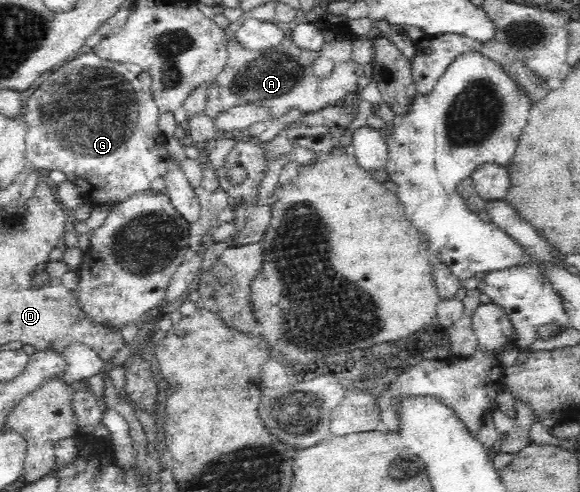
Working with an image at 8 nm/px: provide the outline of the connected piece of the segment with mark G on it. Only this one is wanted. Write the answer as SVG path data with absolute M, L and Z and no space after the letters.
M84 49L78 53L78 56L72 57L69 61L61 64L58 68L52 70L52 74L28 96L24 107L24 118L28 122L28 134L25 140L25 156L27 164L38 166L38 168L50 168L50 170L64 170L70 178L70 182L76 186L78 191L82 192L85 200L93 205L111 206L118 204L130 198L134 193L150 189L151 183L158 176L163 177L166 174L167 162L170 160L166 144L168 137L162 135L162 130L158 127L158 117L161 112L155 103L152 80L150 73L146 72L142 67L134 63L120 63L118 61L110 61L104 57L98 56L93 50Z

